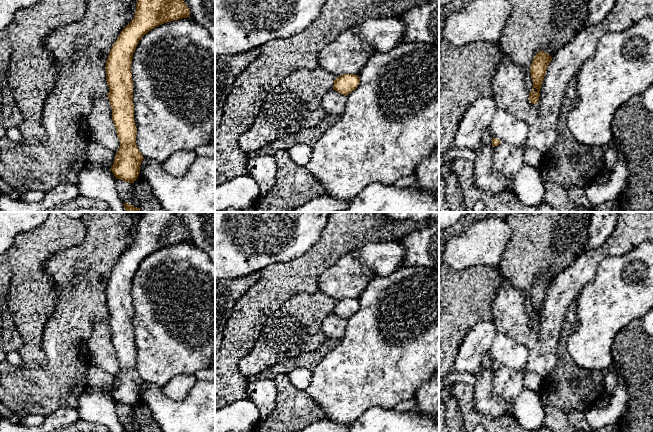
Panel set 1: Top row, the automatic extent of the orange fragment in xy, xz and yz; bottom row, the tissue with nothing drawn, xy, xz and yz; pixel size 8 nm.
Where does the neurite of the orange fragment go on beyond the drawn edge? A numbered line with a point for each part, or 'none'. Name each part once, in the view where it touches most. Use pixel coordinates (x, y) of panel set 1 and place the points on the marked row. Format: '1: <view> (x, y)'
none

